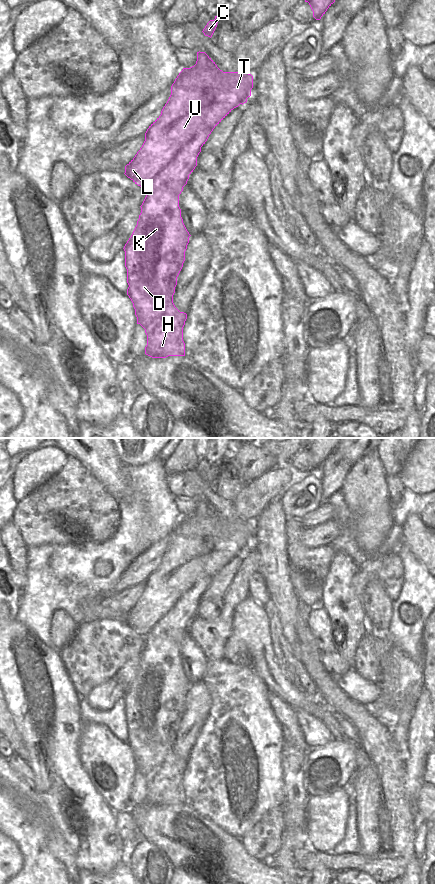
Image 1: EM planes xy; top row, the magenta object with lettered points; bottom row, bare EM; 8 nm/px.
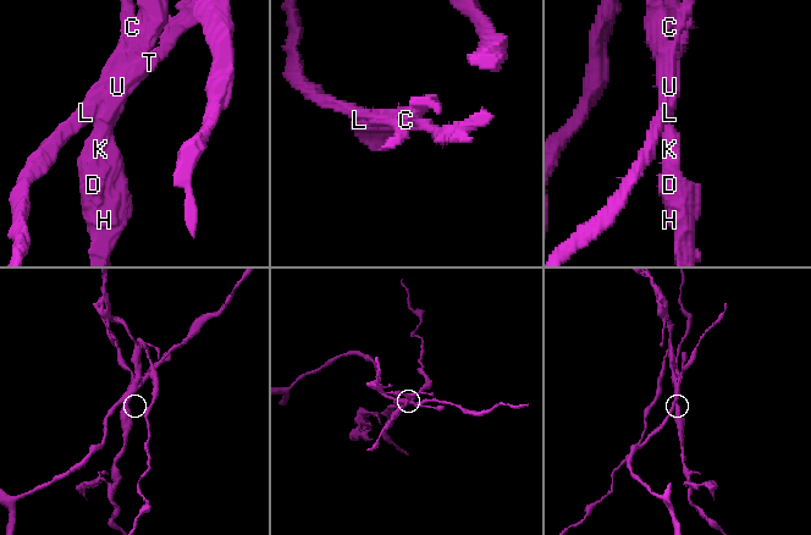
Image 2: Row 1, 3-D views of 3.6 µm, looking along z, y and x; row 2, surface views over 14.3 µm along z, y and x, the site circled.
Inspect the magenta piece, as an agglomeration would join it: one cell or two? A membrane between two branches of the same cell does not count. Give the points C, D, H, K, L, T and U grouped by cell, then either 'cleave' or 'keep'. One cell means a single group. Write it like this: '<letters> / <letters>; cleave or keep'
C D H K / L T U; cleave

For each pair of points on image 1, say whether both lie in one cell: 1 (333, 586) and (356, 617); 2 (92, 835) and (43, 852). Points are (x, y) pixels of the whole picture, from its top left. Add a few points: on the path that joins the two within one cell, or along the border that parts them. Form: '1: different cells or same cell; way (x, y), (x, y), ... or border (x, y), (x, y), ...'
1: same cell; way (339, 594), (347, 602), (349, 609)
2: different cells; border (55, 823), (74, 853), (74, 860), (77, 865)

